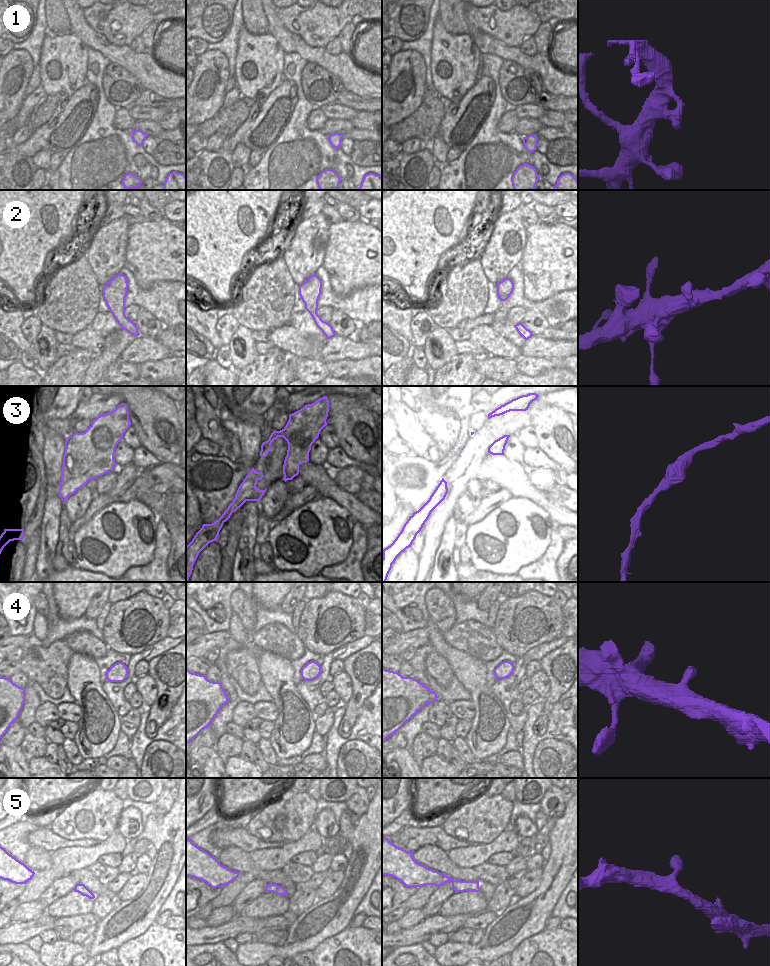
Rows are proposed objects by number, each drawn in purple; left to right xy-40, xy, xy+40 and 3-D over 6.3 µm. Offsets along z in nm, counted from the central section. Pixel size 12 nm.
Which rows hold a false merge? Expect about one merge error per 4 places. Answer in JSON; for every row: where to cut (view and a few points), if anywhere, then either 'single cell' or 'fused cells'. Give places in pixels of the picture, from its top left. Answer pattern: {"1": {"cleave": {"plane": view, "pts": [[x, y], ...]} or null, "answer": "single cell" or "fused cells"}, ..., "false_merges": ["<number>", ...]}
{"1": {"cleave": null, "answer": "single cell"}, "2": {"cleave": null, "answer": "single cell"}, "3": {"cleave": null, "answer": "single cell"}, "4": {"cleave": null, "answer": "single cell"}, "5": {"cleave": null, "answer": "single cell"}, "false_merges": []}

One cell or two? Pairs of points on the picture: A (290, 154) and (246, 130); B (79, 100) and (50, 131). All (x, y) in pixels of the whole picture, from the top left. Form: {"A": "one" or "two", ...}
{"A": "two", "B": "one"}

